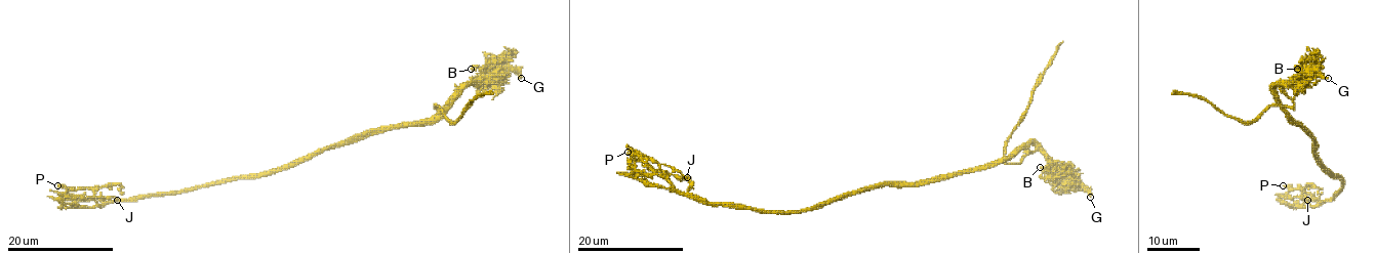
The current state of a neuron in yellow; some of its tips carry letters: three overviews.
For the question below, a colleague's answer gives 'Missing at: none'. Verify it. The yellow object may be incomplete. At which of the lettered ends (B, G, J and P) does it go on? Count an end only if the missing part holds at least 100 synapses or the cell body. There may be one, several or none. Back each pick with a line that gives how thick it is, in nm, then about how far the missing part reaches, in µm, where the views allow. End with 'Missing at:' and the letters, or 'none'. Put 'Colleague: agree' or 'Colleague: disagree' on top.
Colleague: agree
Missing at: none

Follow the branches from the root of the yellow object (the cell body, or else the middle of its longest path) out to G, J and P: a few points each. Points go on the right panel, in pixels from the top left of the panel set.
G: (1316, 143), (1291, 117), (1275, 89), (1279, 85), (1296, 84), (1314, 72), (1328, 78)
J: (1316, 143), (1319, 159), (1342, 185), (1319, 205), (1309, 205), (1295, 198), (1307, 200)
P: (1316, 143), (1319, 159), (1342, 185), (1319, 205), (1310, 205), (1300, 188), (1283, 185)

